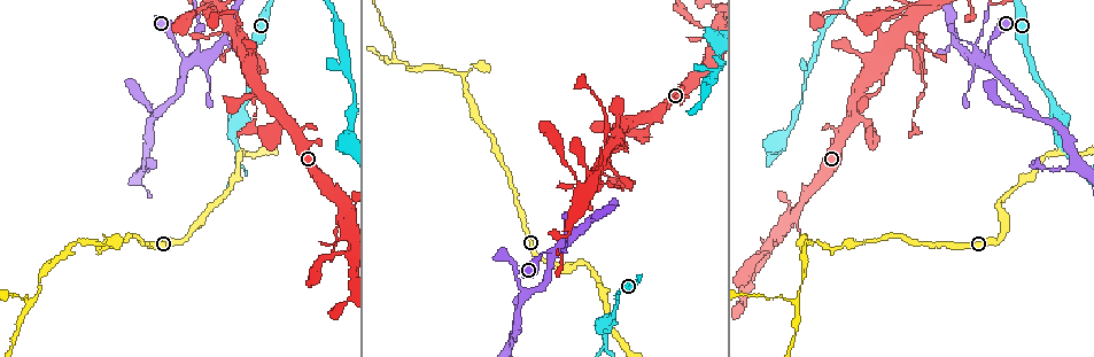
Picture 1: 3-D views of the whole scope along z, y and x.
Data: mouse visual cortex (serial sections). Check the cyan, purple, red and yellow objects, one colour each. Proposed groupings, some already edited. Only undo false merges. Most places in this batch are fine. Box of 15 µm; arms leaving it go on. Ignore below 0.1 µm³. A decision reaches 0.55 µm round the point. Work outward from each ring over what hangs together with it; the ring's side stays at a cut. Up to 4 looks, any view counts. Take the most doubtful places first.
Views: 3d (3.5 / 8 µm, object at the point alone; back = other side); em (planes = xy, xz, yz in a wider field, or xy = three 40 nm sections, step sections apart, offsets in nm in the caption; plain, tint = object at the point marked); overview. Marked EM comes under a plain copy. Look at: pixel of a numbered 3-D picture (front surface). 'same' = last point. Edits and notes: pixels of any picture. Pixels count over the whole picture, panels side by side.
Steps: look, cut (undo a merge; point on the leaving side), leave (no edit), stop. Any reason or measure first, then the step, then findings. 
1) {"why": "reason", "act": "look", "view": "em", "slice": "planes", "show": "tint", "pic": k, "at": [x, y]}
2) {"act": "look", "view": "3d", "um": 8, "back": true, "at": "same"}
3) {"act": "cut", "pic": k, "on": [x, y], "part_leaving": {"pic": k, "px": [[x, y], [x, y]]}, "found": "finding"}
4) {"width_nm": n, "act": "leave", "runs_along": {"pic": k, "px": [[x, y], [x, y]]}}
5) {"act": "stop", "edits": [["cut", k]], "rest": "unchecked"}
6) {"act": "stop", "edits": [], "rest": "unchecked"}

{"why": "arms part here", "act": "look", "view": "3d", "um": 3.5, "pic": 1, "at": [604, 343]}

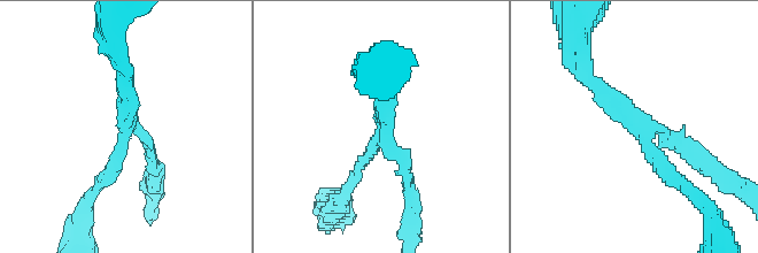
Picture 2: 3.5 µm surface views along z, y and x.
{"arms": 3, "arm_widths_nm": [150, 200, 200], "act": "look", "view": "em", "slice": "xy", "step": 1, "show": "tint", "pic": 2, "at": [383, 125]}

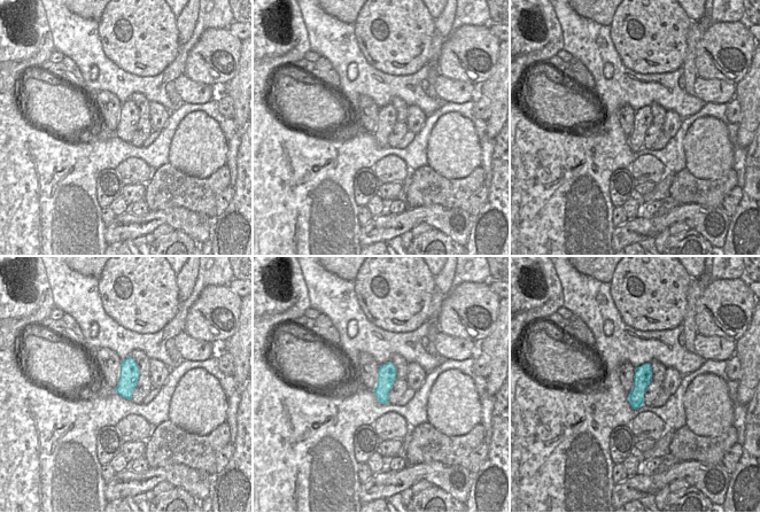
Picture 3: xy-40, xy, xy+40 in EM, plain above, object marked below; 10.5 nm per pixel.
{"act": "leave", "runs_along": {"pic": 2, "px": [[584, 63], [678, 181]]}, "found": "continuous, no second cell"}

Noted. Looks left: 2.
{"act": "look", "view": "3d", "um": 3.5, "pic": 1, "at": [464, 76]}

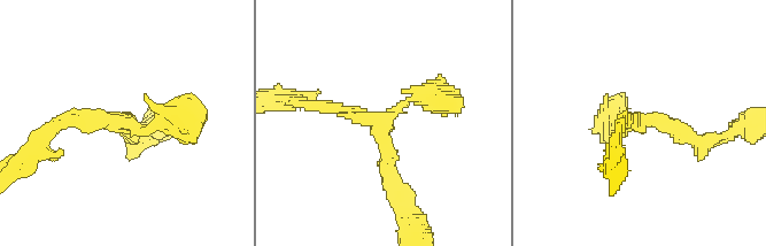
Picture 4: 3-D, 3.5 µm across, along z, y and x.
{"arms": 3, "arm_widths_nm": [150, 200, 250], "act": "look", "view": "em", "slice": "xy", "step": 3, "show": "tint", "pic": 4, "at": [381, 124]}

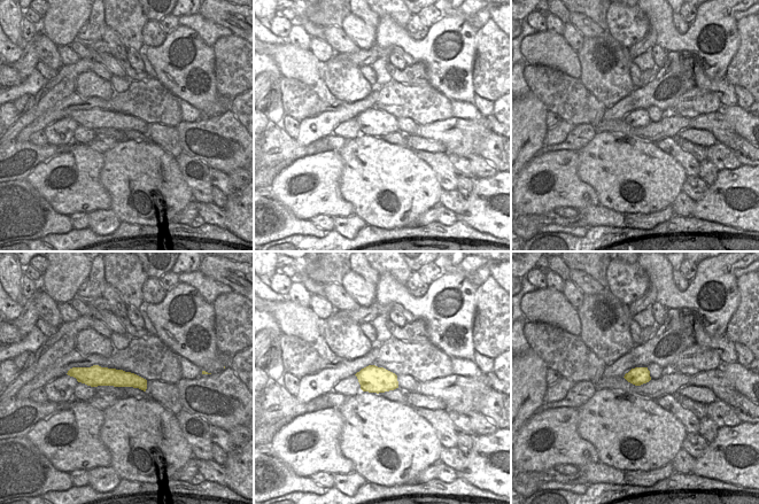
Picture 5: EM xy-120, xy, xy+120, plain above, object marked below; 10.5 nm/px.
{"act": "leave", "runs_along": {"pic": 4, "px": [[397, 192], [380, 124], [309, 104]]}, "found": "one cell here"}

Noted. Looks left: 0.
{"act": "stop", "edits": [], "rest": "unchecked"}

